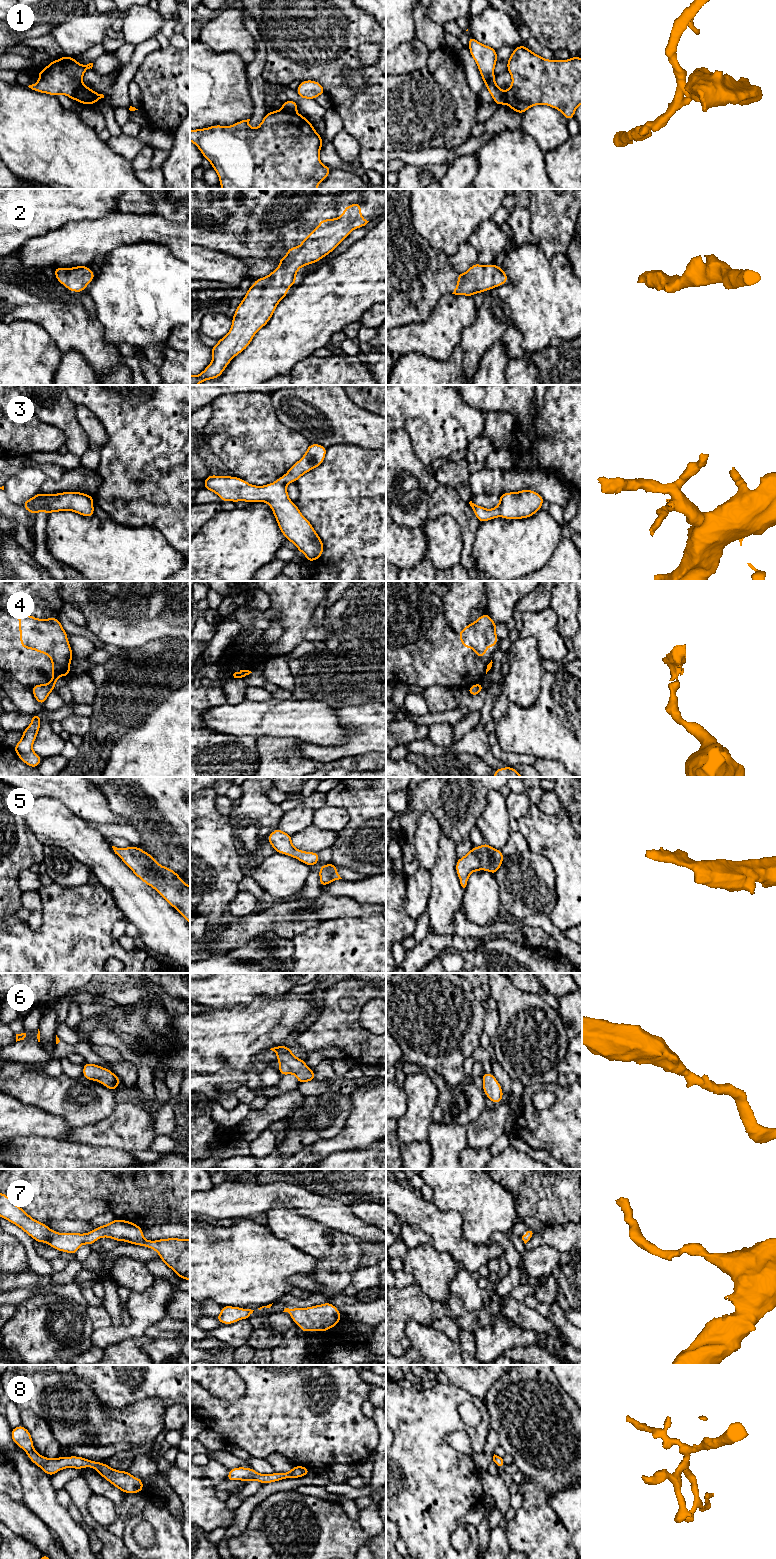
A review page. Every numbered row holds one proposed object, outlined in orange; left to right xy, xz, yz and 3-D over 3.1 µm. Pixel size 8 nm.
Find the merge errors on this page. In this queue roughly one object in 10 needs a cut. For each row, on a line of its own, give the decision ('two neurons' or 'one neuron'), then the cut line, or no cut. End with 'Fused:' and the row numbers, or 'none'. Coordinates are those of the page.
1: two neurons; cut in xz along (282, 109), (294, 112)
2: one neuron; no cut
3: one neuron; no cut
4: two neurons; cut in xy along (48, 683), (53, 684)
5: one neuron; no cut
6: one neuron; no cut
7: one neuron; no cut
8: one neuron; no cut
Fused: 1, 4

